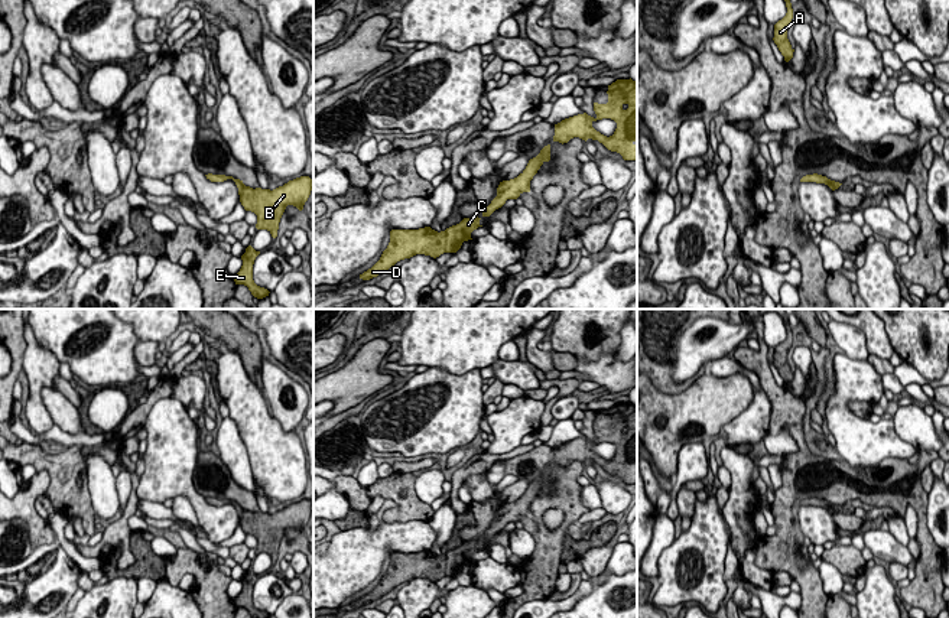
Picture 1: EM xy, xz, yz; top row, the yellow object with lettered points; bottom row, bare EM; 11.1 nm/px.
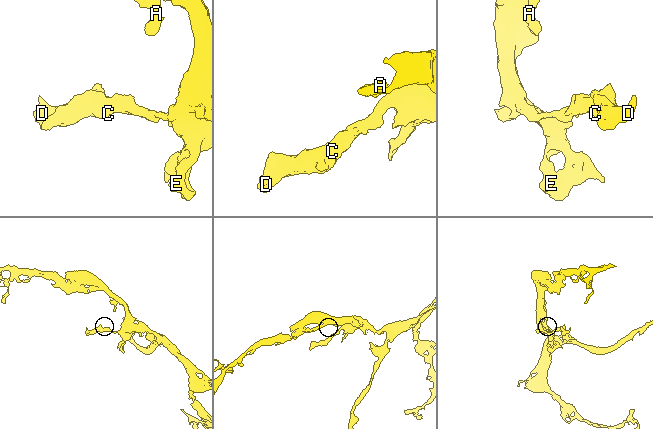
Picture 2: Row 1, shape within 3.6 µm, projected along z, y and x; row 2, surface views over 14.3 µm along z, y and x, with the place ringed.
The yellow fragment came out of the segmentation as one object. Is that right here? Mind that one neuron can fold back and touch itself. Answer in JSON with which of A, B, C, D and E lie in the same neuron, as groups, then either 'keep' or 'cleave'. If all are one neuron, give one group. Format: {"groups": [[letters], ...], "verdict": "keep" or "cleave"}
{"groups": [["A", "B", "C", "D", "E"]], "verdict": "keep"}

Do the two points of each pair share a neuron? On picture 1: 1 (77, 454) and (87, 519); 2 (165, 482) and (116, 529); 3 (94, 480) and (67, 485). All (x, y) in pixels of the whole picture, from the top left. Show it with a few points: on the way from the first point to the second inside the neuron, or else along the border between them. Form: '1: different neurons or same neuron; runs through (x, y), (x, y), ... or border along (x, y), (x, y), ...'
1: same neuron; runs through (71, 469), (71, 497), (77, 503)
2: different neurons; border along (137, 480), (137, 495), (140, 498)
3: different neurons; border along (90, 451), (85, 457), (85, 484), (94, 514)

